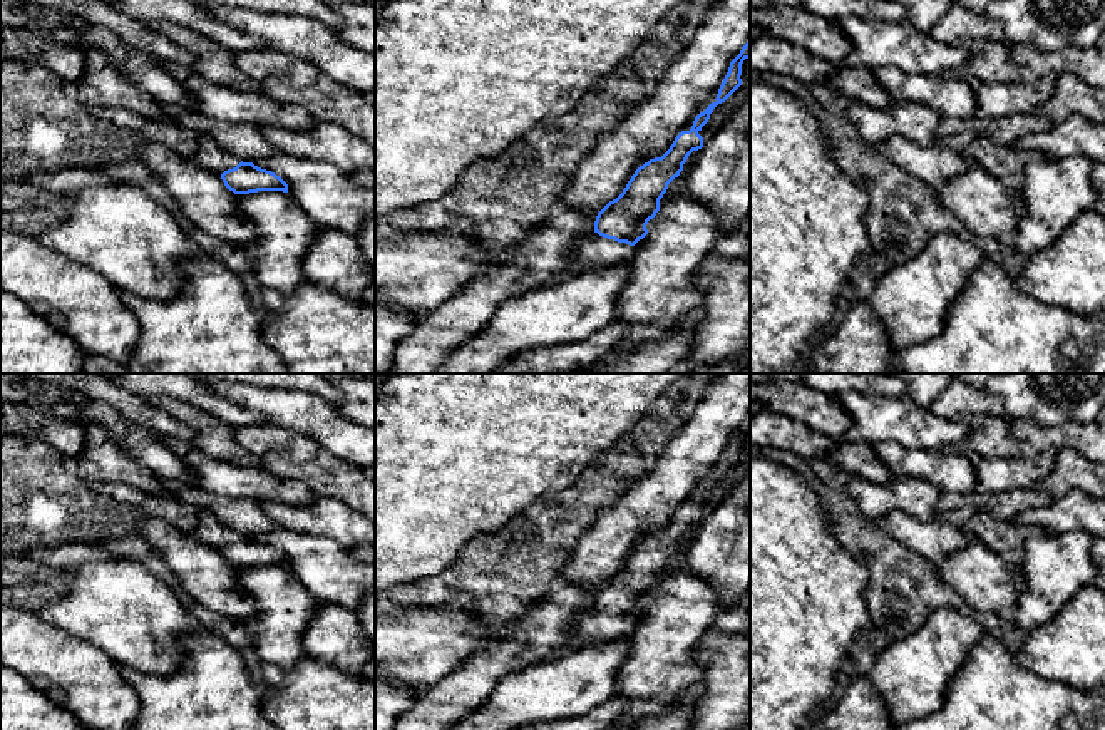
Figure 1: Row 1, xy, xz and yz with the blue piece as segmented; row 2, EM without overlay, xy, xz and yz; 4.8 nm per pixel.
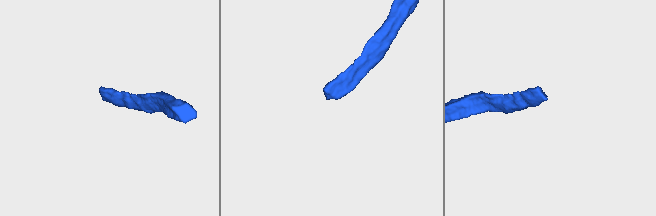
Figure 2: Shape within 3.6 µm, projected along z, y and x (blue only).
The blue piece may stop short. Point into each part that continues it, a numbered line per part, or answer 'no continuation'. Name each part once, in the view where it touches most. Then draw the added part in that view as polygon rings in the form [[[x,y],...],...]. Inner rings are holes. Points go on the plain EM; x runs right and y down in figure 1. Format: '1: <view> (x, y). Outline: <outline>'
1: xz (591, 627). Outline: [[[593,606],[573,619],[573,626],[566,635],[566,645],[554,650],[549,658],[563,658],[584,646],[603,645],[628,636],[631,630],[633,621],[603,613]]]

